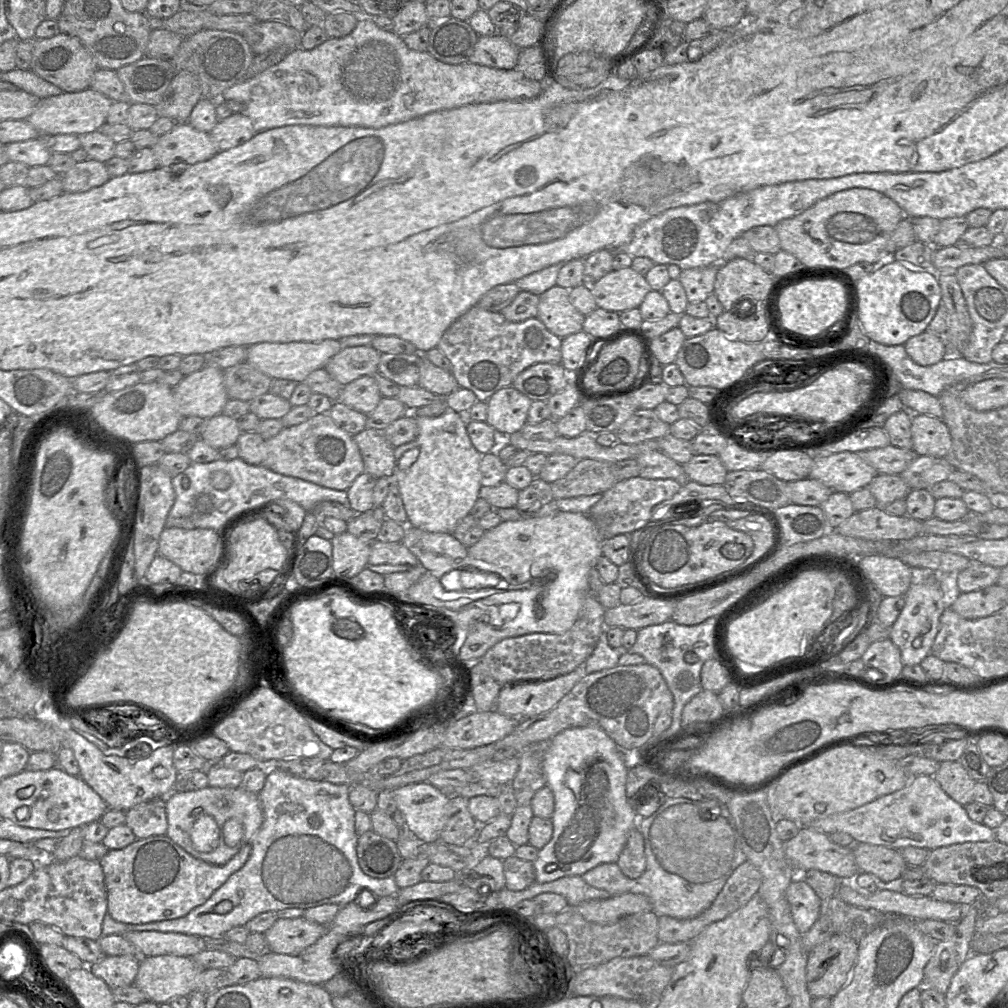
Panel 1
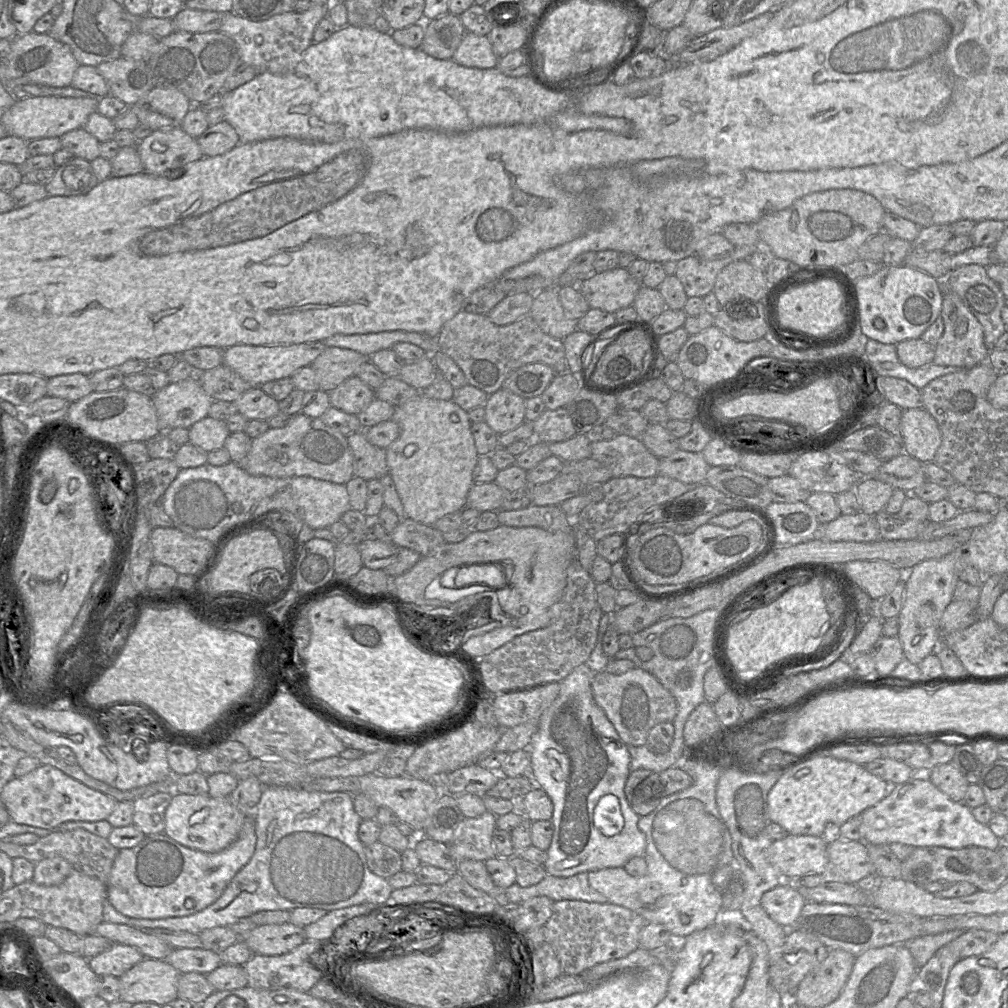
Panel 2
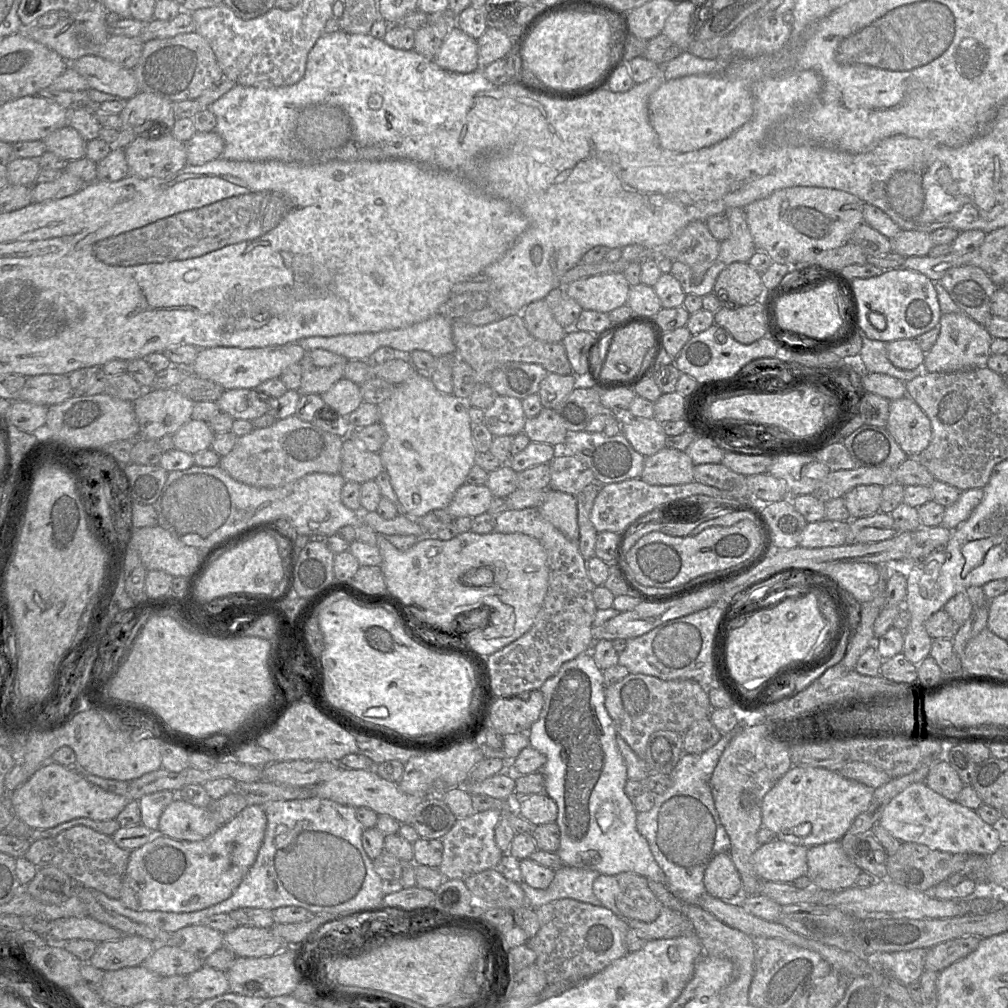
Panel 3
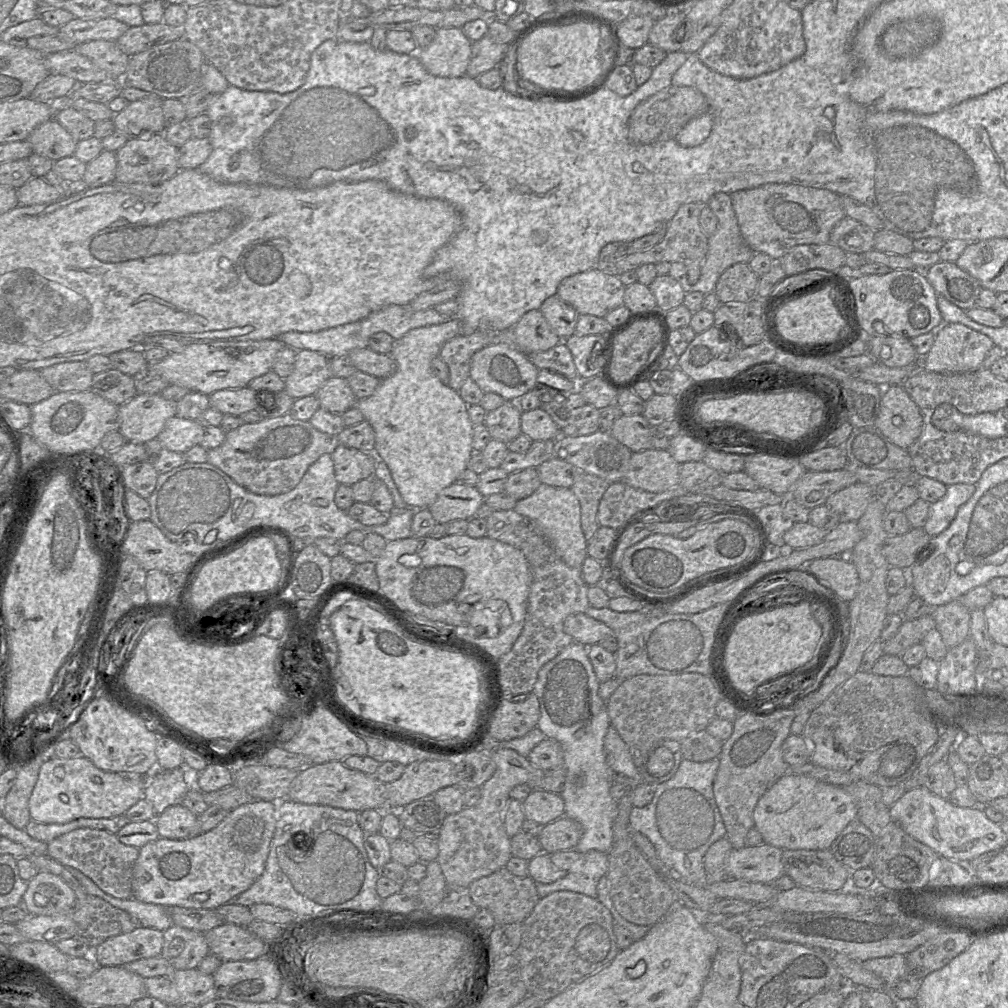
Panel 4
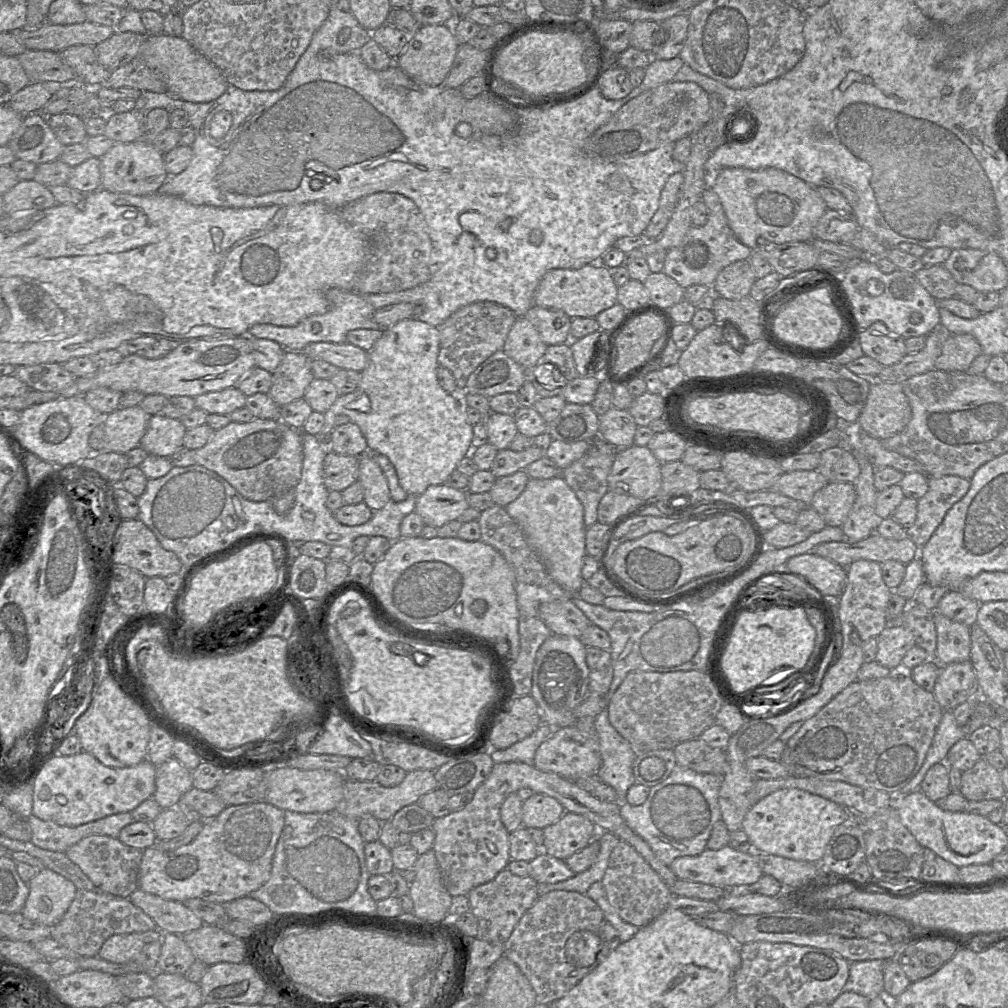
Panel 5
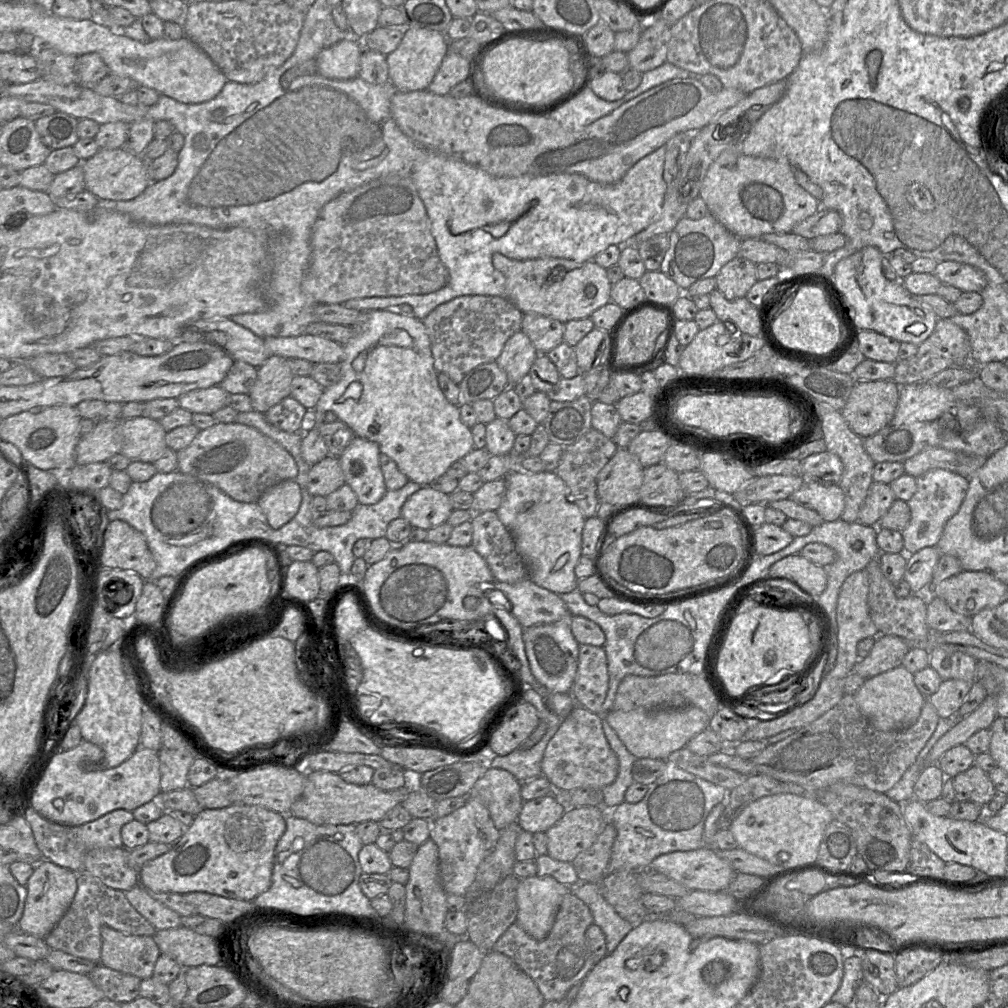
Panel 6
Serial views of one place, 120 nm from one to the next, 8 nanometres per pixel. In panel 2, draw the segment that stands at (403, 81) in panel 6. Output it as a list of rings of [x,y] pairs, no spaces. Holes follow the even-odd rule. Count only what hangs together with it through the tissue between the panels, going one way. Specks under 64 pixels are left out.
[[[467,32],[452,60],[465,67],[490,69],[497,67],[499,57],[486,36]]]

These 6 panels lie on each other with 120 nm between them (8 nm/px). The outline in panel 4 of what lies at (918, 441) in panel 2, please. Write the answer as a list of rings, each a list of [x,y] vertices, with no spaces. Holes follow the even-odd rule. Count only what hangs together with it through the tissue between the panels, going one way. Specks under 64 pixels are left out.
[[[901,384],[883,388],[874,426],[893,444],[907,449],[920,436],[923,417]]]

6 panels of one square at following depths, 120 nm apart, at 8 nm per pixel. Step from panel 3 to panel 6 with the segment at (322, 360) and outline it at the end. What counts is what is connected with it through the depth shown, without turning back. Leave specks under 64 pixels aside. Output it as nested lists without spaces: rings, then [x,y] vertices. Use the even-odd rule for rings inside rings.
[[[270,356],[258,369],[249,397],[252,411],[265,414],[271,407],[290,396],[294,378],[287,359]]]

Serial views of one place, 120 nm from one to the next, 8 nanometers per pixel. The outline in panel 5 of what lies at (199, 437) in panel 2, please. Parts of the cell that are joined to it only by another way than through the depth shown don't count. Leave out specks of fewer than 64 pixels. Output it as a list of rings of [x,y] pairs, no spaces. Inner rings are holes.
[[[154,414],[150,417],[138,447],[144,449],[149,455],[169,458],[183,447],[186,430],[187,428],[179,419]]]

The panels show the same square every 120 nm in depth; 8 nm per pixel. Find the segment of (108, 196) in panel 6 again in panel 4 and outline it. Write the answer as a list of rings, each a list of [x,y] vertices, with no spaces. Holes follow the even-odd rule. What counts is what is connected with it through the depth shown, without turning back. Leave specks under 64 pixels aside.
[[[150,134],[145,137],[130,138],[115,152],[117,169],[115,180],[117,183],[143,183],[158,185],[179,172],[179,149],[170,144],[163,134]]]

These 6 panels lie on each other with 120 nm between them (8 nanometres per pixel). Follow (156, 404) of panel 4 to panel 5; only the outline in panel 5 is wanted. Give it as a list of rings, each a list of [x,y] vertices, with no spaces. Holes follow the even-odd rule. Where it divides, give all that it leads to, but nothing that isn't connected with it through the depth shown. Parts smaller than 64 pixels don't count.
[[[140,406],[117,409],[104,416],[108,451],[125,454],[140,444],[151,415]]]

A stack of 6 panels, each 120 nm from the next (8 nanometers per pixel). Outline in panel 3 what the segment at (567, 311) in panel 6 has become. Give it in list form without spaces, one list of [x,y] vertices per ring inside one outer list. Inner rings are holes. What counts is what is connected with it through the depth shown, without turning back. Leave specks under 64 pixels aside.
[[[622,272],[585,277],[565,287],[584,310],[610,313],[627,304],[630,285]]]

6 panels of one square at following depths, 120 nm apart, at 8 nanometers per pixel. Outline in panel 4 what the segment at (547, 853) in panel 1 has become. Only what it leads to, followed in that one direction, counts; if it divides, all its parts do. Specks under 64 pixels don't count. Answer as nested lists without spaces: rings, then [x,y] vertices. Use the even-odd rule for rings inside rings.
[[[572,642],[539,670],[533,688],[540,704],[540,718],[536,727],[546,735],[546,738],[557,740],[563,748],[565,782],[560,796],[564,802],[564,816],[577,821],[583,828],[583,834],[575,847],[581,854],[589,850],[609,854],[613,841],[613,823],[618,815],[618,802],[610,794],[616,773],[607,764],[604,751],[604,737],[610,726],[610,718],[607,704],[599,696],[599,685],[600,682],[588,657],[588,648]]]

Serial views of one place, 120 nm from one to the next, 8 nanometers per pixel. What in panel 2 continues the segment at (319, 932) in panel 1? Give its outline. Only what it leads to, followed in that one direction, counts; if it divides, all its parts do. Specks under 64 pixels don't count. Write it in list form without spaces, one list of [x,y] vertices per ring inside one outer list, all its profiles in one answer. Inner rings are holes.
[[[290,922],[258,925],[240,940],[244,940],[253,954],[282,955],[295,949],[305,941],[304,927]]]

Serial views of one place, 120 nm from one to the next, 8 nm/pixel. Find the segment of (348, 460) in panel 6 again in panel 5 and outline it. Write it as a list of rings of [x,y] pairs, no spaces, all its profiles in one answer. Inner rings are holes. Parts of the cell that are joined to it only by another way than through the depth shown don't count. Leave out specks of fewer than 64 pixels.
[[[366,451],[359,456],[358,481],[364,488],[364,503],[372,511],[377,511],[385,507],[391,498],[387,479],[374,455],[379,453]]]

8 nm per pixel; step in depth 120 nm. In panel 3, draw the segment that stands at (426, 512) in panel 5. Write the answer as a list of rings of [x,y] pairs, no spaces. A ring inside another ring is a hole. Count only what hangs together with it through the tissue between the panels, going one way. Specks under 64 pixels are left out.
[[[464,483],[455,492],[447,512],[454,518],[474,518],[488,511],[493,494],[486,485]]]

